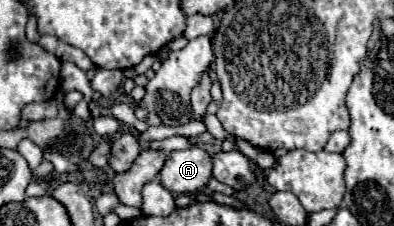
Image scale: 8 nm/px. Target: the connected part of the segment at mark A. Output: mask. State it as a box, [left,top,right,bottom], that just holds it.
[159,146,213,194]

